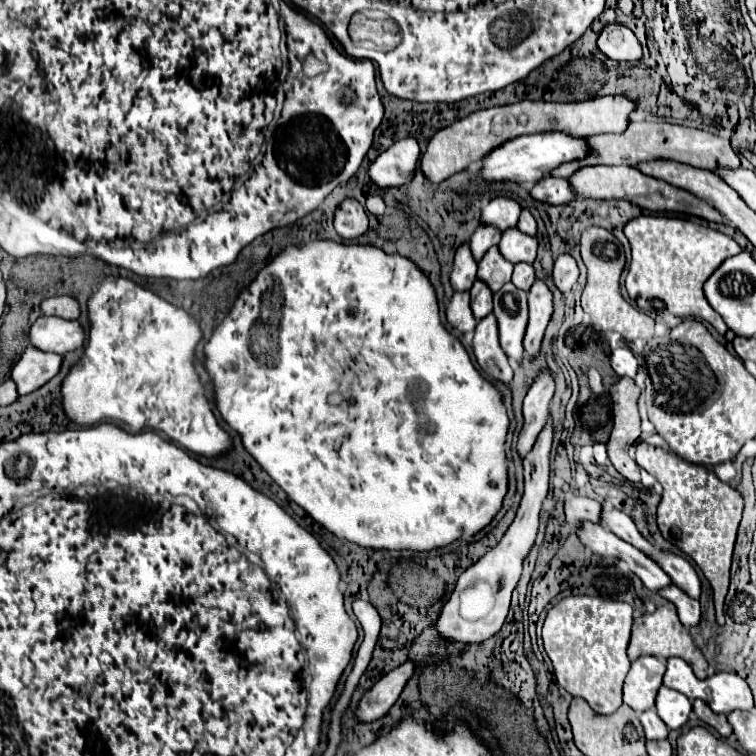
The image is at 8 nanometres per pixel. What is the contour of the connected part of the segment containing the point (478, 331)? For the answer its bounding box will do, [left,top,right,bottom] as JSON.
[473,313,513,383]

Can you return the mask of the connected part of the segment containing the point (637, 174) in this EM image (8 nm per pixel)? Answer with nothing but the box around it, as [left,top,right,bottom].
[569,165,727,223]

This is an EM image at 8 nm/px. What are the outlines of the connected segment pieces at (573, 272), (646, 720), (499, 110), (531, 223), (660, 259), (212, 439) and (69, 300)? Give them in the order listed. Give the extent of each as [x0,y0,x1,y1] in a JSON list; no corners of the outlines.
[[553,253,579,293],[639,709,669,739],[421,97,635,183],[517,207,537,235],[625,215,743,335],[61,277,231,457],[41,295,81,319]]

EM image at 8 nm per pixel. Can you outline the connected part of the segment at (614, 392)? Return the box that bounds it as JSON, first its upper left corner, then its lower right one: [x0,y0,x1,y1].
[607,377,641,483]

